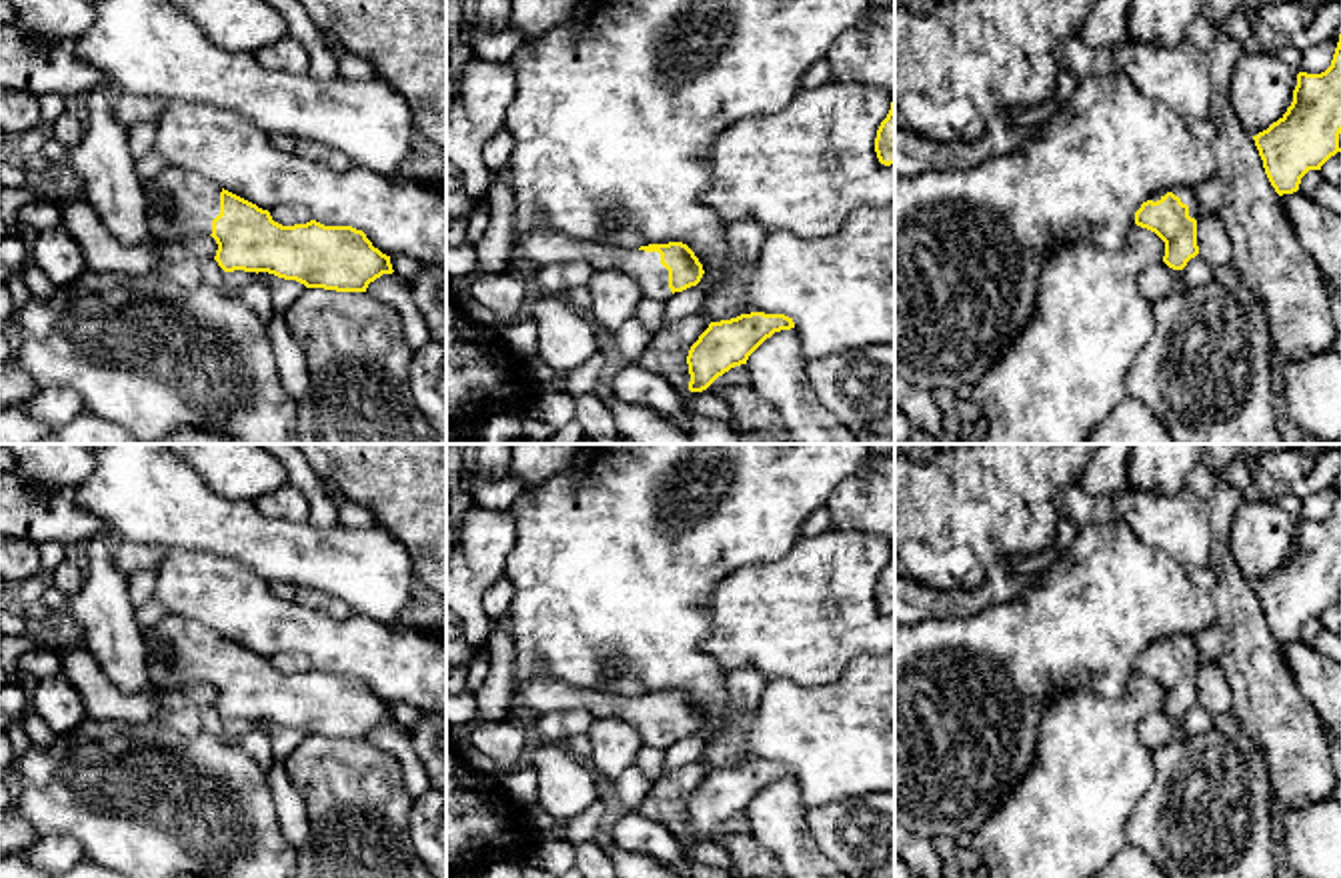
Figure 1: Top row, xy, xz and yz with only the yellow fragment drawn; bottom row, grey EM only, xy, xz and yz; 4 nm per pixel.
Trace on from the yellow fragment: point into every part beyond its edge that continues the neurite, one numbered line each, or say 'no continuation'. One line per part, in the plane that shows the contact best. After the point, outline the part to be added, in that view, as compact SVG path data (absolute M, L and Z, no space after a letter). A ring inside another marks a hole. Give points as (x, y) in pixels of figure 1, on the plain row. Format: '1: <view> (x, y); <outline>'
1: xz (537, 692); M532 674L520 682L510 696L512 708L526 708L534 714L586 710L594 720L616 718L630 724L644 746L670 746L668 718L660 712L658 700L638 696L616 696L598 690L580 688L554 676Z

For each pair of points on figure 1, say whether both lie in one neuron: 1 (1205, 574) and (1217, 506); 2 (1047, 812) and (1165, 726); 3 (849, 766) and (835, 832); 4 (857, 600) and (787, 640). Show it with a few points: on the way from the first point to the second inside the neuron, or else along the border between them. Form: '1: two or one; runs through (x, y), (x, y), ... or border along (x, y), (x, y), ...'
1: two; border along (1209, 564), (1215, 574), (1211, 590)
2: two; border along (1161, 708), (1139, 724), (1139, 740), (1153, 754)
3: two; border along (873, 792), (807, 808)
4: one; runs through (839, 600), (827, 600), (805, 622)

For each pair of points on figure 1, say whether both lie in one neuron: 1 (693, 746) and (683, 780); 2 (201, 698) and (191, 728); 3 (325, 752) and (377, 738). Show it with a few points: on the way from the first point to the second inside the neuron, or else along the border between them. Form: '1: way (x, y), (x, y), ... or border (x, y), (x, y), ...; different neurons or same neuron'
1: border (701, 758), (665, 772); different neurons
2: way (193, 706), (191, 720); same neuron
3: border (365, 740), (389, 752), (403, 768); different neurons

